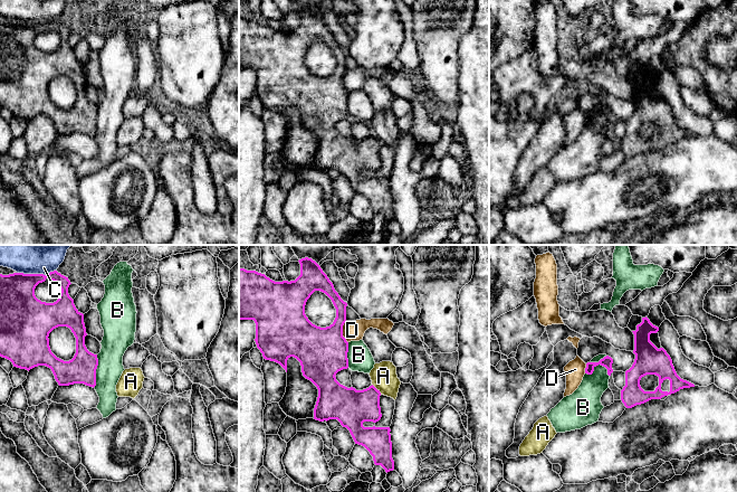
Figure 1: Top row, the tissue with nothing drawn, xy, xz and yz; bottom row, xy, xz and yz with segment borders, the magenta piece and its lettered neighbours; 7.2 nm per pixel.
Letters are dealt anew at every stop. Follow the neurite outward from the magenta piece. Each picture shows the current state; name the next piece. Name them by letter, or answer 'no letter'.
no letter

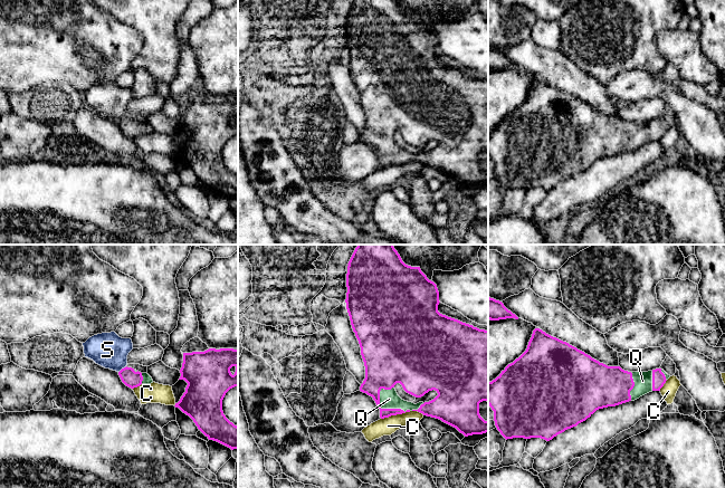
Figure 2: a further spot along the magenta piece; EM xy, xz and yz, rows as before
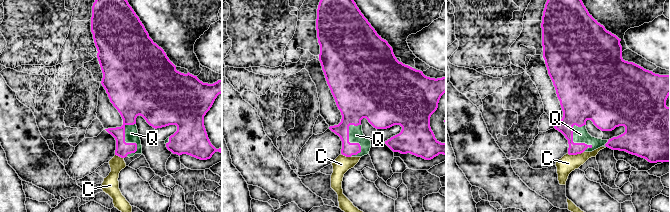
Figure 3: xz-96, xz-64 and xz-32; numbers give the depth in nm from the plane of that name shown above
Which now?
Q

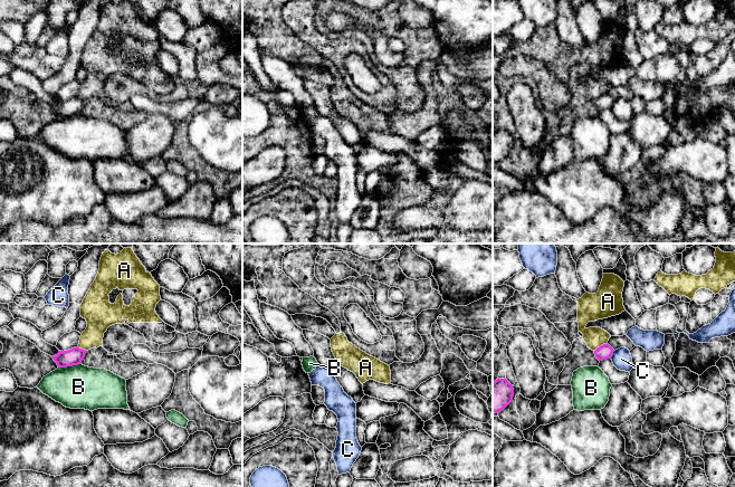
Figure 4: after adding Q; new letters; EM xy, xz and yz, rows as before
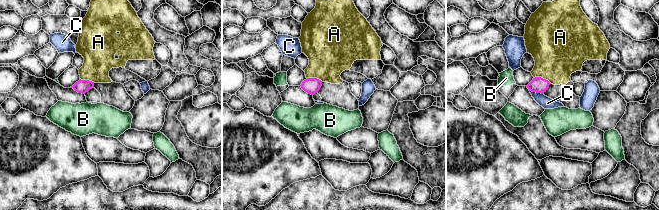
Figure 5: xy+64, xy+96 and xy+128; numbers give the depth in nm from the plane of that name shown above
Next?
no letter

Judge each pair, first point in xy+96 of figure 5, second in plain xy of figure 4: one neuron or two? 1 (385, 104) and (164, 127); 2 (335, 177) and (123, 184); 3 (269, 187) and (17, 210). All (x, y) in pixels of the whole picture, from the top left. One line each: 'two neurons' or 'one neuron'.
1: one neuron
2: two neurons
3: one neuron

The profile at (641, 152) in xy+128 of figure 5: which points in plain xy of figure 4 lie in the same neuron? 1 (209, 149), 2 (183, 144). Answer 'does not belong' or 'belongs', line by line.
1: does not belong
2: belongs

